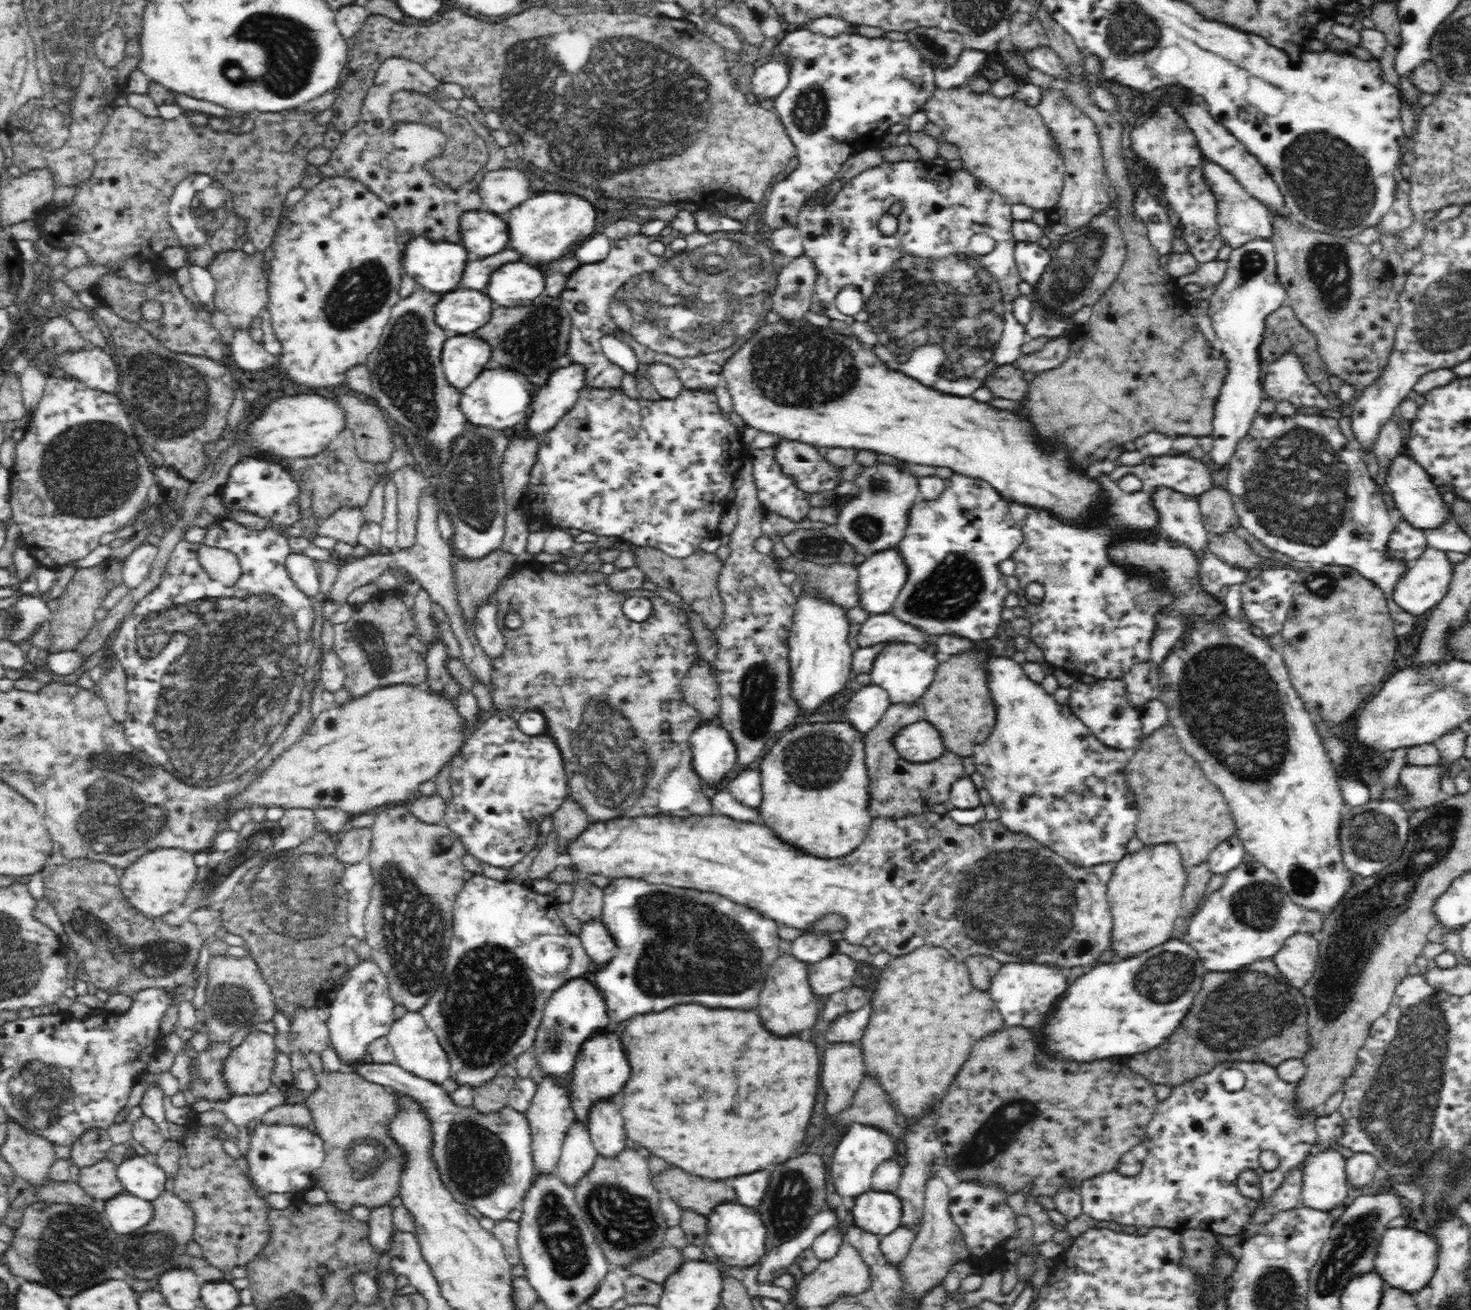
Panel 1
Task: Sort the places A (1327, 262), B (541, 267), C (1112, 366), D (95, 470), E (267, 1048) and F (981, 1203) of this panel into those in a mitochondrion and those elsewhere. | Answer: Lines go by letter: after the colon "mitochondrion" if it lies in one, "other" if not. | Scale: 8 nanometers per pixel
A: mitochondrion
B: other
C: other
D: mitochondrion
E: other
F: other

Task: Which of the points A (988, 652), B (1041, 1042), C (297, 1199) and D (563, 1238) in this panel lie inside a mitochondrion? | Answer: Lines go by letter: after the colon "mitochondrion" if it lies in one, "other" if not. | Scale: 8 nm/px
A: other
B: other
C: other
D: mitochondrion

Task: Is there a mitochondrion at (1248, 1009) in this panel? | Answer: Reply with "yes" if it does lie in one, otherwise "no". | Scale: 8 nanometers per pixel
yes

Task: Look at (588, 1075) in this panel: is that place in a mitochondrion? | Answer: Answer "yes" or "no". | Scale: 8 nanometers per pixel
no

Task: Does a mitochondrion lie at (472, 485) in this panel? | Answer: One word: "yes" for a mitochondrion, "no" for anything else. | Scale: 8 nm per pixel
yes

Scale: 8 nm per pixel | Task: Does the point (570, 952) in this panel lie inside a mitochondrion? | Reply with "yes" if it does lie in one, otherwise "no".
no

